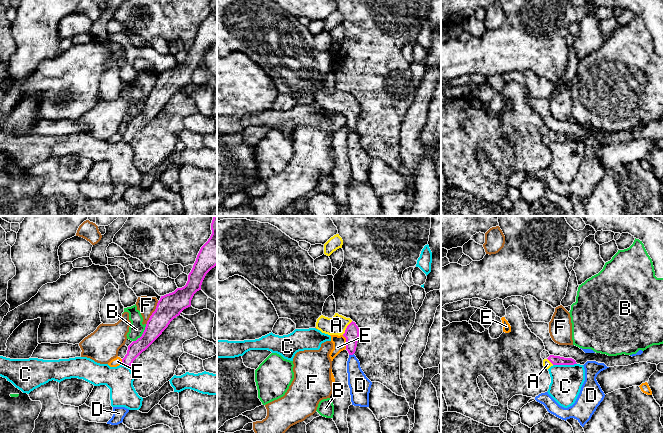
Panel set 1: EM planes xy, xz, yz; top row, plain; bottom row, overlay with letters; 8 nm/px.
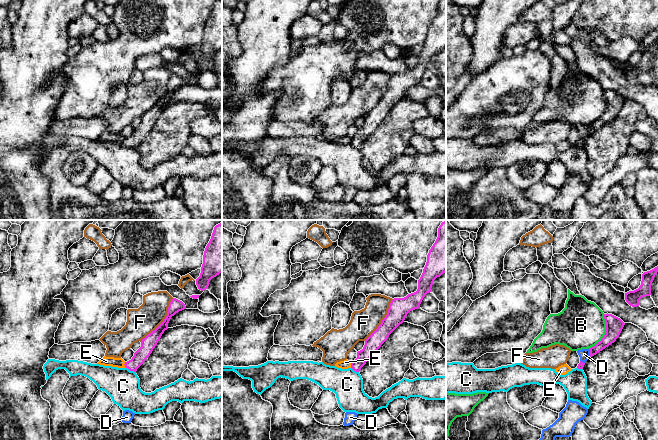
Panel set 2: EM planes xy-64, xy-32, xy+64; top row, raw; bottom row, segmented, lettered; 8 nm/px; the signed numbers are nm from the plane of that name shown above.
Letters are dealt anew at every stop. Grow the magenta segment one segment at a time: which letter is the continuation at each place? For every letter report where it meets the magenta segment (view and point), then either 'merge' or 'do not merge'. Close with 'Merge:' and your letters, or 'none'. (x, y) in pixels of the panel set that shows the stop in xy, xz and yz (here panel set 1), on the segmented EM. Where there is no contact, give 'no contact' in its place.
A: xz (346, 328) | merge
B: xy (142, 334) | do not merge
C: yz (564, 364) | do not merge
D: xz (351, 354) | do not merge
E: xz (346, 342) | do not merge
F: xy (152, 313) | do not merge
Merge: A

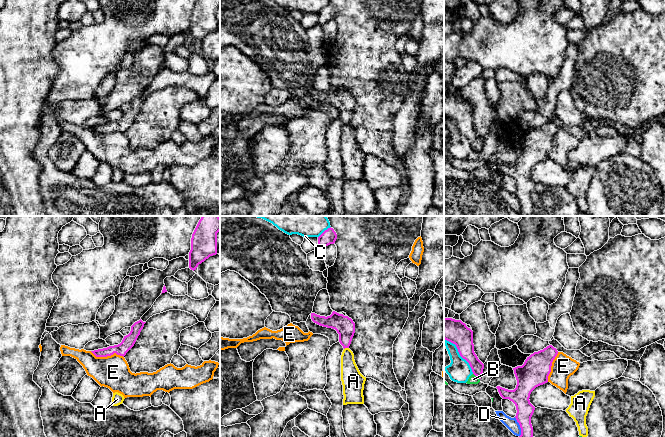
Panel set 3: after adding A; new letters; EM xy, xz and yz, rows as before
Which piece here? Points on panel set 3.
A: xz (346, 347) | do not merge
B: yz (476, 375) | do not merge
C: yz (459, 353) | do not merge
D: yz (520, 427) | do not merge
E: xy (107, 355) | do not merge
Merge: none

